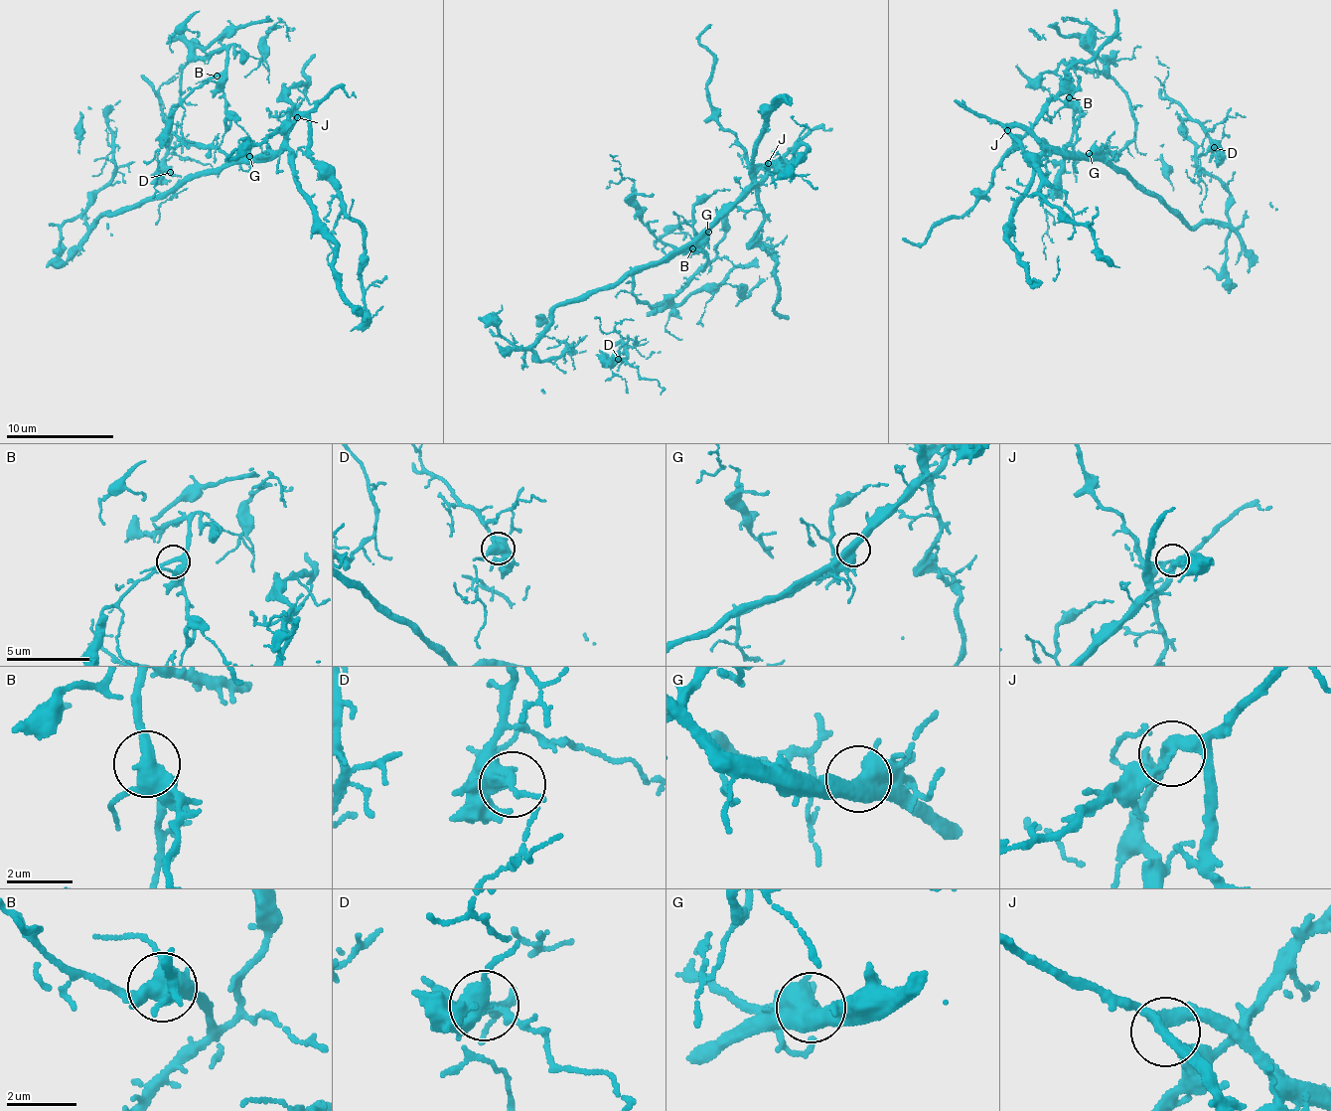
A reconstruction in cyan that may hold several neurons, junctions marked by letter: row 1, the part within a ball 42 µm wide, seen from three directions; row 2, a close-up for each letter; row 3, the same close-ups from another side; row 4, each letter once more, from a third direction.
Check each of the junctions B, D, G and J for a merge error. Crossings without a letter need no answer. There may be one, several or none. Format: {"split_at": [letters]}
{"split_at": ["G", "J"]}

